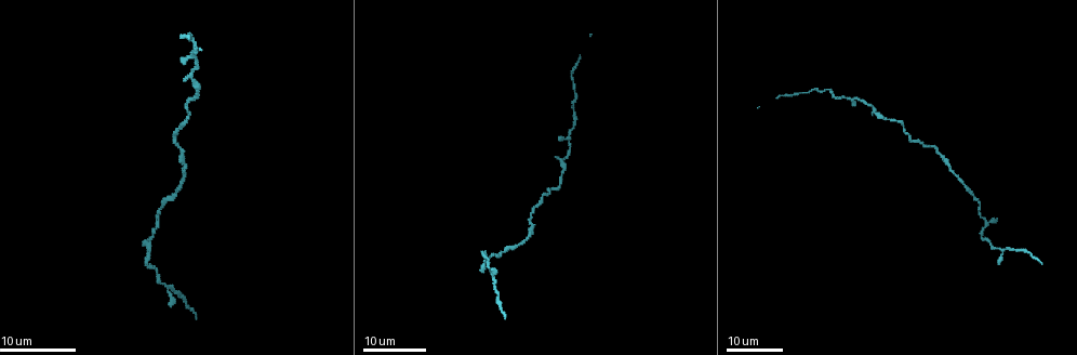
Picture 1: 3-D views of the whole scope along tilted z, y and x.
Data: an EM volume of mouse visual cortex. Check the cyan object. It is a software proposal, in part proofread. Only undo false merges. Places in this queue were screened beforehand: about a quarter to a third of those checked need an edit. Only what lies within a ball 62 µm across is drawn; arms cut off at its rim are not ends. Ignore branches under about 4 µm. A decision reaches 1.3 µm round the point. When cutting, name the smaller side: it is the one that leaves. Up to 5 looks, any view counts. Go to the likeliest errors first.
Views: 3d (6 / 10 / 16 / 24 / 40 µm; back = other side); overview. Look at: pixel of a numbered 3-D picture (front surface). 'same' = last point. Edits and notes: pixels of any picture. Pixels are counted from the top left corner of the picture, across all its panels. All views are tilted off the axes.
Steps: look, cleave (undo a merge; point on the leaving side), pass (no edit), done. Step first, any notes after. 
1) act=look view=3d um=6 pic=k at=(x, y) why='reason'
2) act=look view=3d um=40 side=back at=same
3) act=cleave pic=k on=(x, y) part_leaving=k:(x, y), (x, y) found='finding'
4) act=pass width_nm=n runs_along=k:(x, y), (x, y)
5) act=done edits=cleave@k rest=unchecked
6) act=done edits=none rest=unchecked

act=look view=3d um=24 pic=1 at=(569, 143) why='calibre changes'

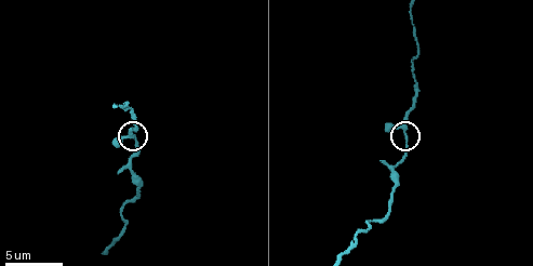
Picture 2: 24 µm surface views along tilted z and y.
act=look view=3d um=6 pic=2 at=(405, 135)

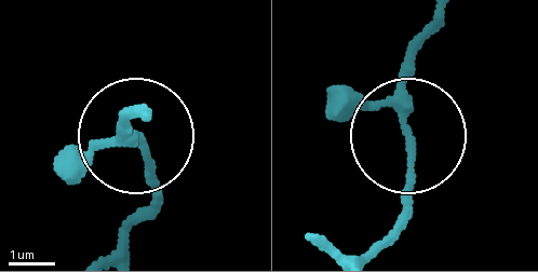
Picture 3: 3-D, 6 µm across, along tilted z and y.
act=pass runs_along=3:(378, 246), (412, 172), (404, 71), (417, 42) found='all the same cell'

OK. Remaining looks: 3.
act=look view=3d um=24 pic=1 at=(154, 268)

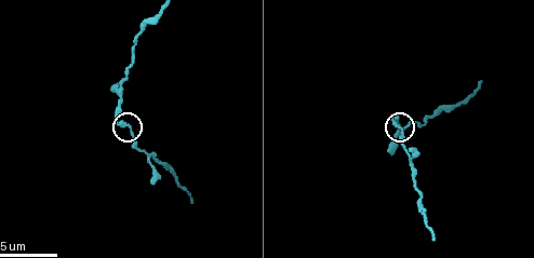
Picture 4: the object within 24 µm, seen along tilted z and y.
act=look view=3d um=6 pic=4 at=(403, 132)

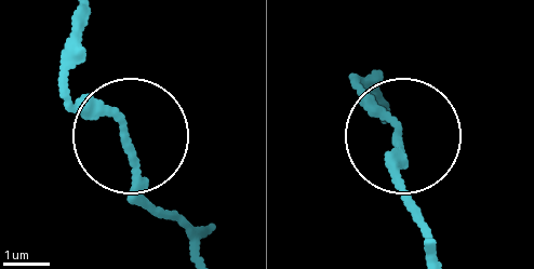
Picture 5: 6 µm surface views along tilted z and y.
act=pass found='all the same cell'

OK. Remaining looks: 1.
act=look view=3d um=10 pic=2 at=(127, 200) why='calibre changes'

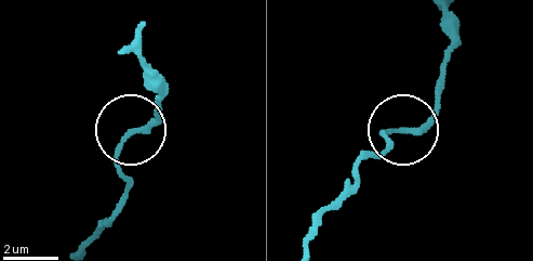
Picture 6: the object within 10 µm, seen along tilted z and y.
act=pass runs_along=6:(322, 207), (387, 146), (388, 130), (427, 119), (439, 80) found='continuous, no second cell'

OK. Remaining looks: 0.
act=done edits=none rest=unchecked

